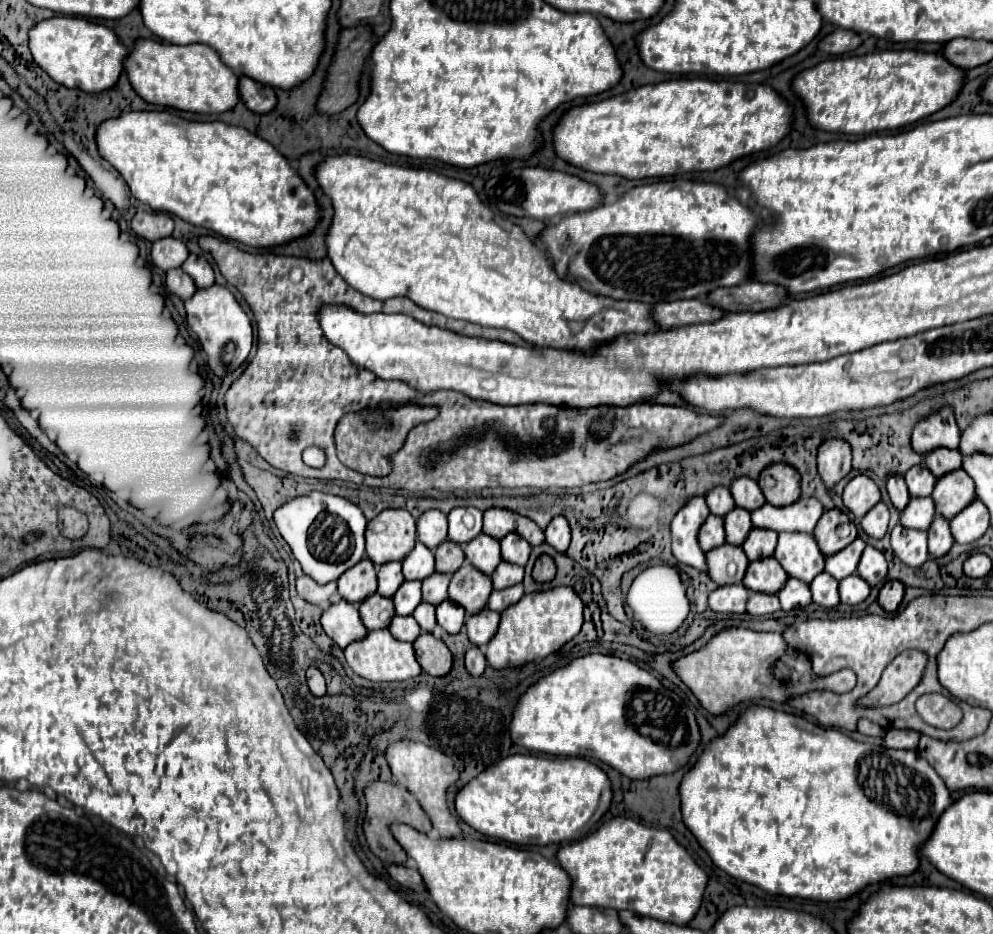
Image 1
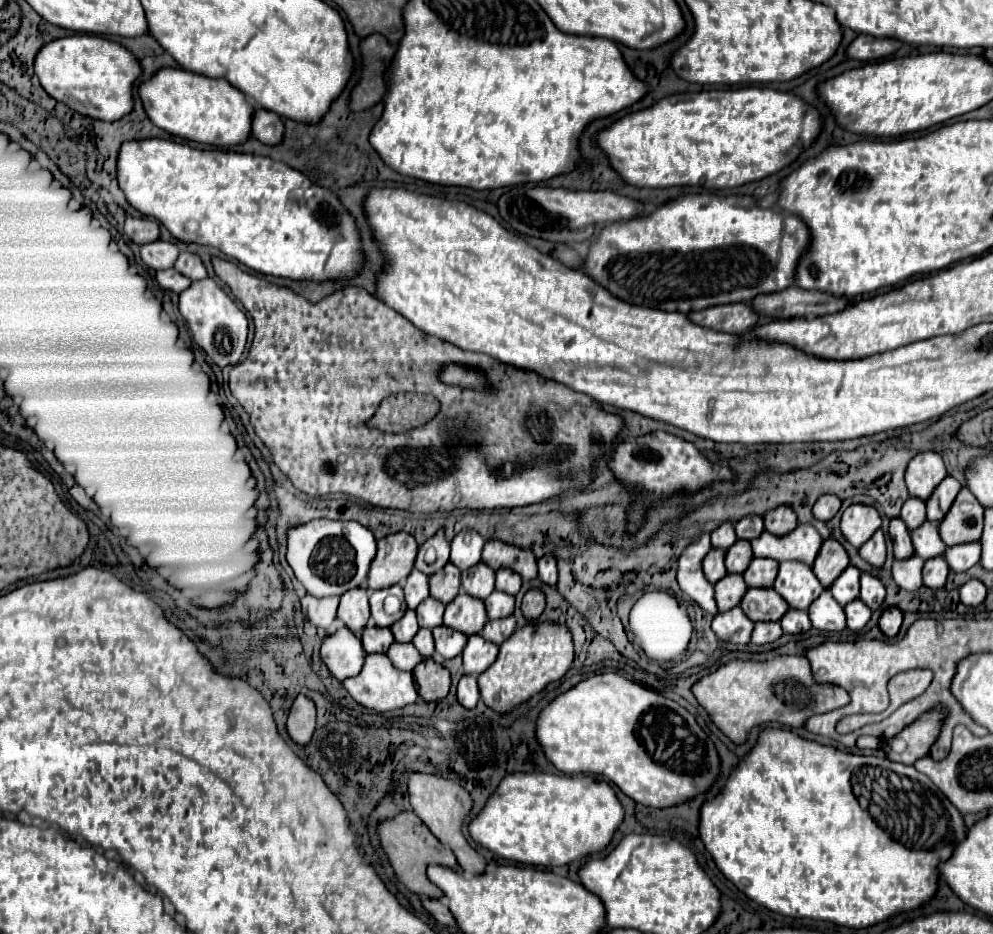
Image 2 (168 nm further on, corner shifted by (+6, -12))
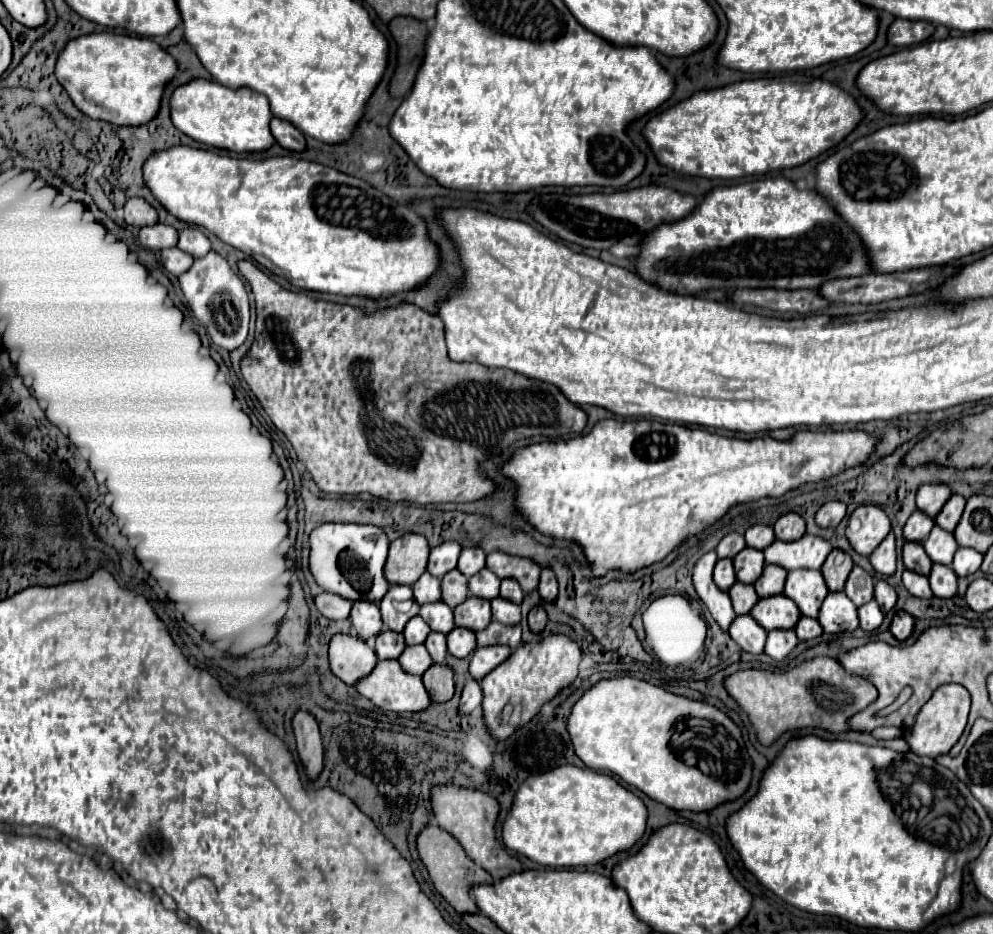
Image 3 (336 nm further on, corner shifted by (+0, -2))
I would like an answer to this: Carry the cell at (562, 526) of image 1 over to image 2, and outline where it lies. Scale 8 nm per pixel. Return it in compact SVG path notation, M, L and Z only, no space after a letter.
M545 555L539 559L539 581L547 583L547 585L557 583L557 563L555 563L553 555Z

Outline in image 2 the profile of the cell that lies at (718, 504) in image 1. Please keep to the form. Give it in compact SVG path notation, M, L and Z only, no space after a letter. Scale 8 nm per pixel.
M723 523L719 529L715 529L711 533L711 545L715 549L727 551L735 541L737 541L737 535L735 535L735 529L733 529L731 523Z

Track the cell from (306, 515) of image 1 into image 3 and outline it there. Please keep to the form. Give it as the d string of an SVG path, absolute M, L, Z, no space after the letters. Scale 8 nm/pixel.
M323 523L309 535L309 571L317 585L329 593L347 599L379 601L387 593L383 565L387 559L389 539L375 525L361 523Z

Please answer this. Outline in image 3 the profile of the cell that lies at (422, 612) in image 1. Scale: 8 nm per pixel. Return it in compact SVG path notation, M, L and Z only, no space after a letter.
M431 631L427 635L427 641L425 641L425 647L433 659L433 663L443 663L445 661L445 653L447 653L447 641L445 641L445 635L443 633L437 633L437 631Z

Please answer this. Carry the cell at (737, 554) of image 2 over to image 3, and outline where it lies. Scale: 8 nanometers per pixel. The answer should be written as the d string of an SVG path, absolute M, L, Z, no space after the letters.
M745 547L743 551L739 551L733 559L735 565L735 573L737 573L737 581L743 583L753 583L759 577L759 571L763 571L765 559L763 559L763 551L753 549L753 547Z

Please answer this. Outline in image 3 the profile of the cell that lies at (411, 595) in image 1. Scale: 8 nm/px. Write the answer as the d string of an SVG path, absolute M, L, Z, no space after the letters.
M415 615L415 617L411 617L409 623L405 625L403 635L405 635L407 645L417 645L417 643L423 643L423 641L427 639L427 633L429 633L429 631L431 631L431 629L427 627L427 623L423 623L423 619L421 619L419 615Z

